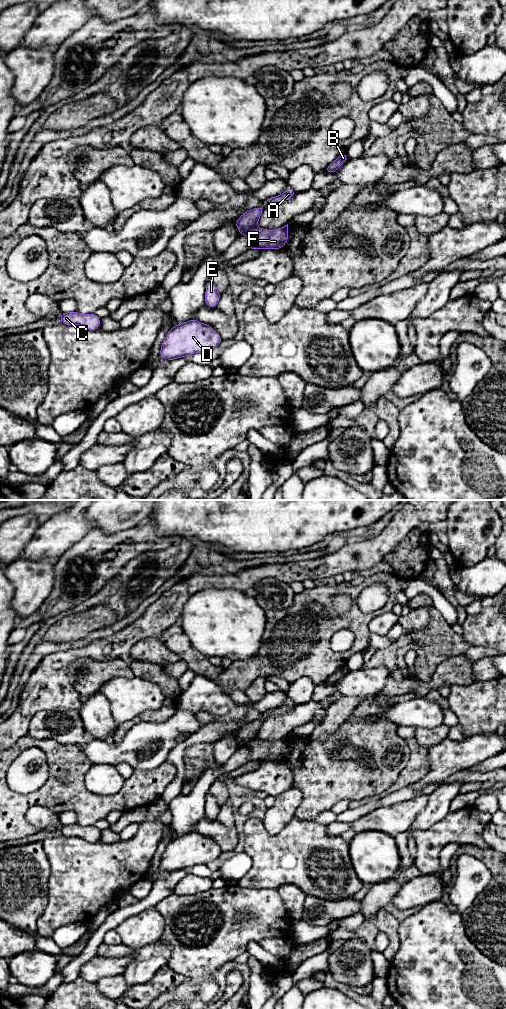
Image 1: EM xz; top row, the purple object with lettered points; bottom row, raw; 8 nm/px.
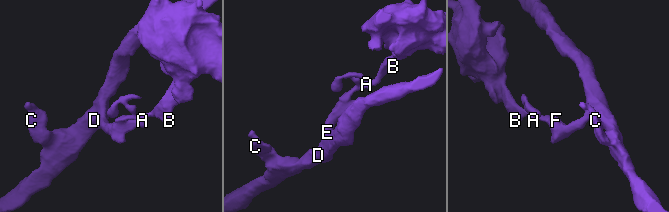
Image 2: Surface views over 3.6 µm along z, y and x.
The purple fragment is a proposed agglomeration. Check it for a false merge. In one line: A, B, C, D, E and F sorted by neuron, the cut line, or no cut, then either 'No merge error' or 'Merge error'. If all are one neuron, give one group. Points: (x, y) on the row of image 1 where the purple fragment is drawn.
Groups: A B / C D E F. Split along xz (256, 224), (240, 230). Merge error

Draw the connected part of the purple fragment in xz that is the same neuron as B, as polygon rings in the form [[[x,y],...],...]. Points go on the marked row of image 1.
[[[343,153],[340,155],[335,161],[333,161],[326,169],[325,171],[330,173],[335,173],[337,169],[347,160],[346,153]]]

